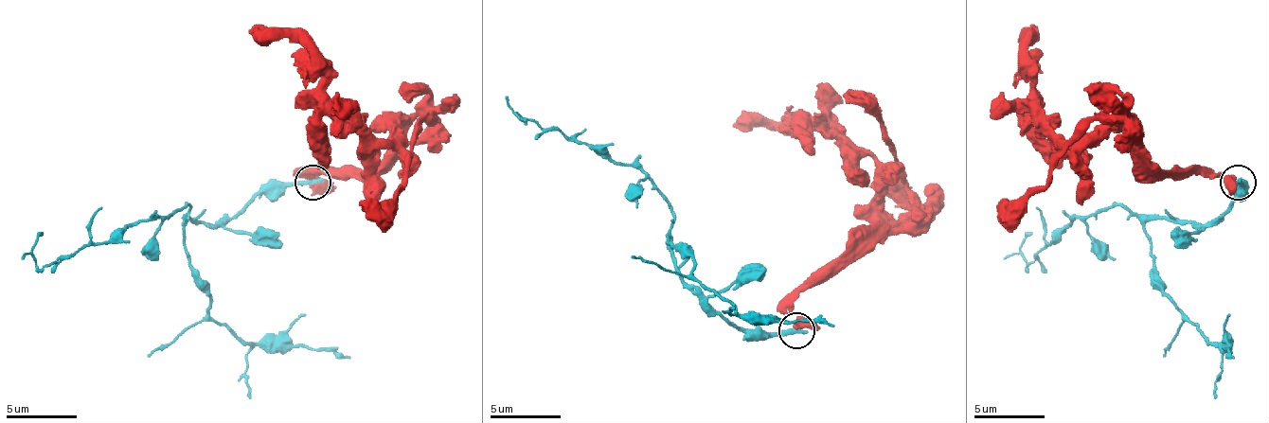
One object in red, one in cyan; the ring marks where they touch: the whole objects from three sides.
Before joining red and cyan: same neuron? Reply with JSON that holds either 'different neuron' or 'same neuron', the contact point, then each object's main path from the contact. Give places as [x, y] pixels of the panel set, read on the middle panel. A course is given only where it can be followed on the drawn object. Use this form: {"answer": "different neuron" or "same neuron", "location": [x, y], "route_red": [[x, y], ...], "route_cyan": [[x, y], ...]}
{"answer": "different neuron", "location": [796, 330], "route_red": [[797, 329], [794, 297], [830, 280], [872, 237], [879, 212], [875, 163], [858, 155], [822, 124], [733, 127]], "route_cyan": [[797, 329], [747, 333], [702, 301], [673, 255], [673, 216], [659, 191], [634, 167], [517, 113], [527, 124]]}

